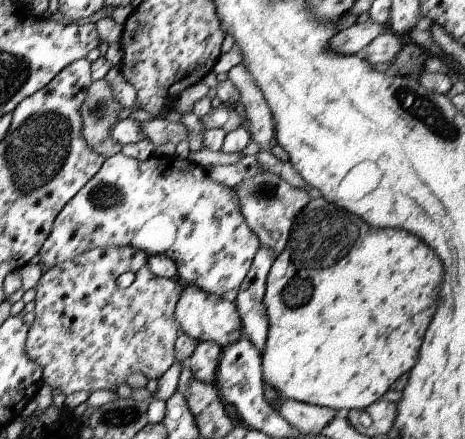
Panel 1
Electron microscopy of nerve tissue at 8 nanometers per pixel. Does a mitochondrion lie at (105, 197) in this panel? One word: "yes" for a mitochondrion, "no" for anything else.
yes

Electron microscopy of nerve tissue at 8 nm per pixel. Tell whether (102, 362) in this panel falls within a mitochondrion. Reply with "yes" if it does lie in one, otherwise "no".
yes

